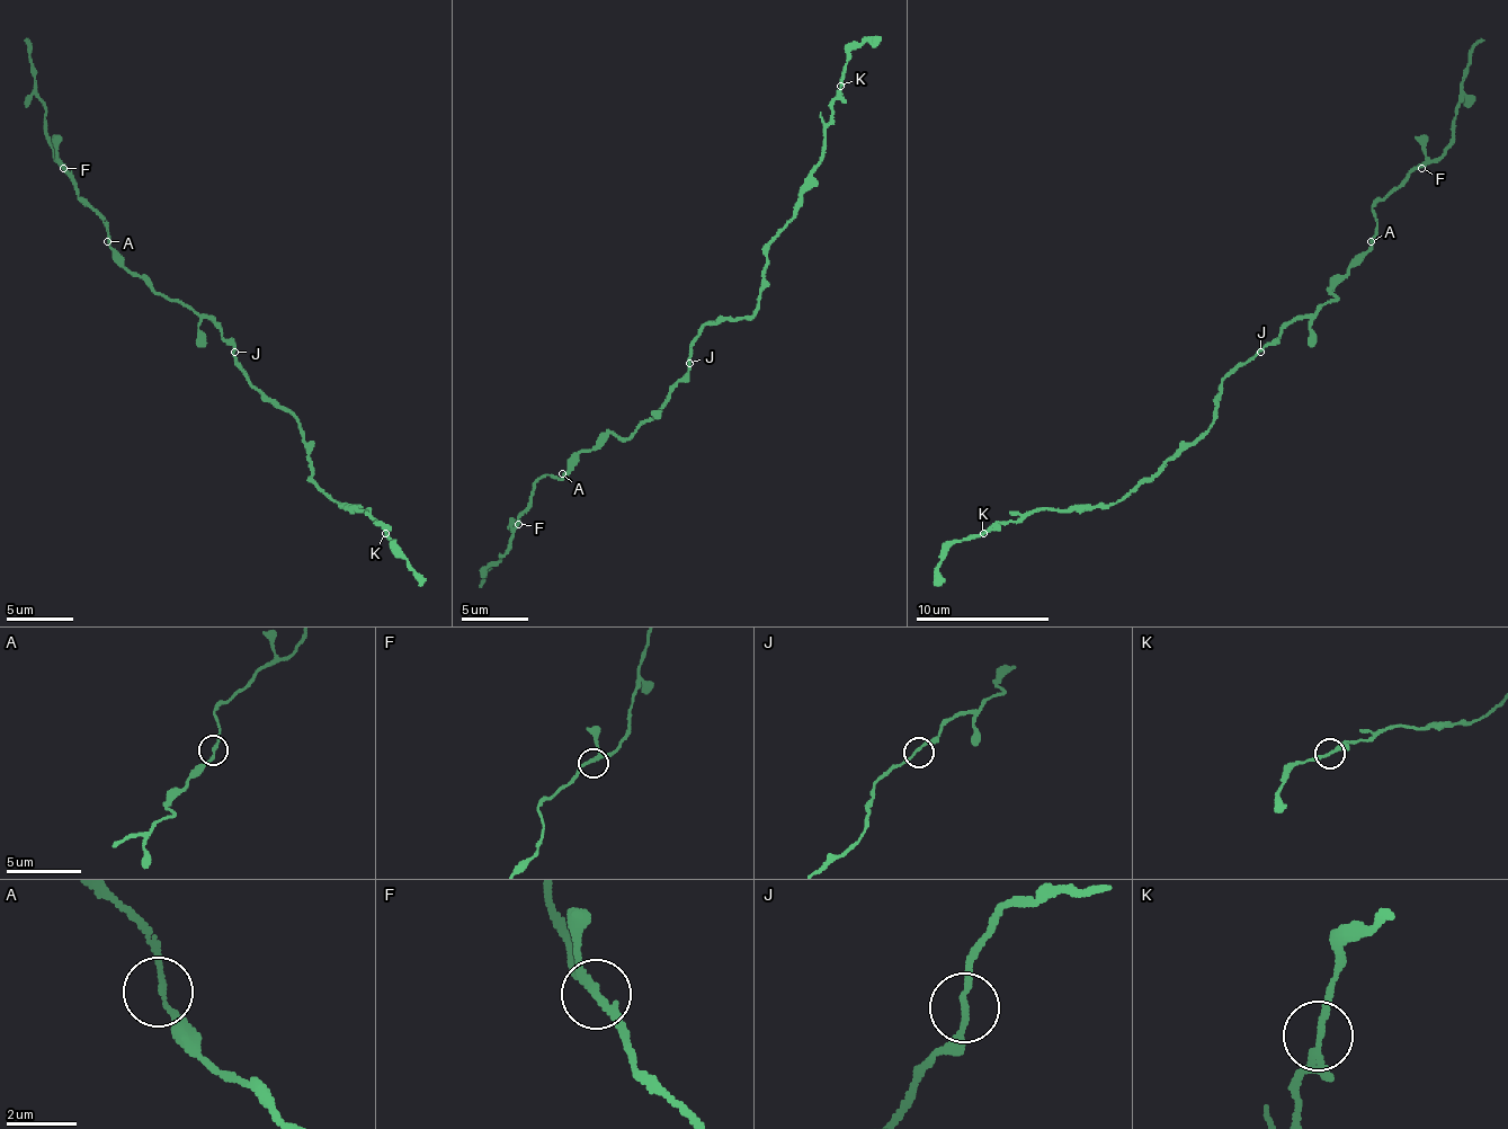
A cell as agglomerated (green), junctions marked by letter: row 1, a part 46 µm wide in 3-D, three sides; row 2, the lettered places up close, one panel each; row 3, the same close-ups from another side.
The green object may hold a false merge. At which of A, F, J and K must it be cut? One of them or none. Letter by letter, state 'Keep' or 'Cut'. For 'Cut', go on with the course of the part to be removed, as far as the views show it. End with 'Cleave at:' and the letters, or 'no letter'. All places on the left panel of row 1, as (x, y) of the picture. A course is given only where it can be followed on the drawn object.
A: Keep
F: Keep
J: Keep
K: Keep
Cleave at: no letter

